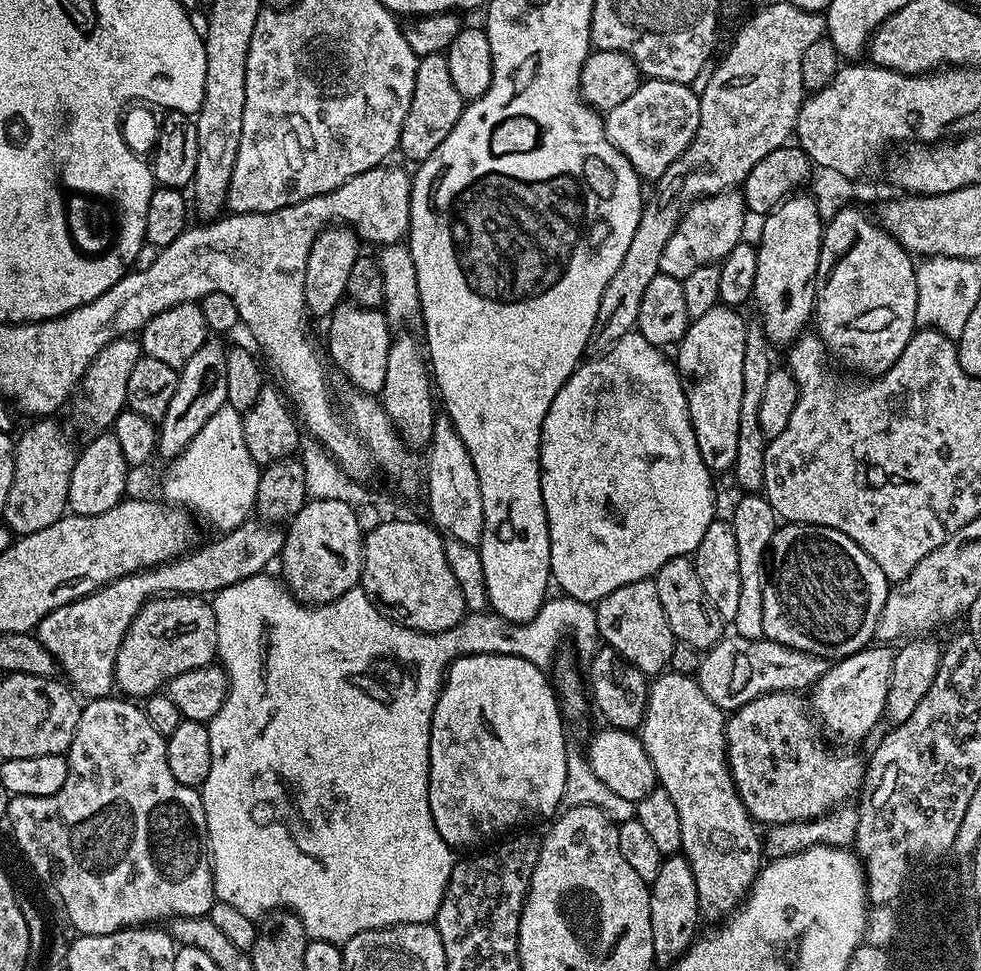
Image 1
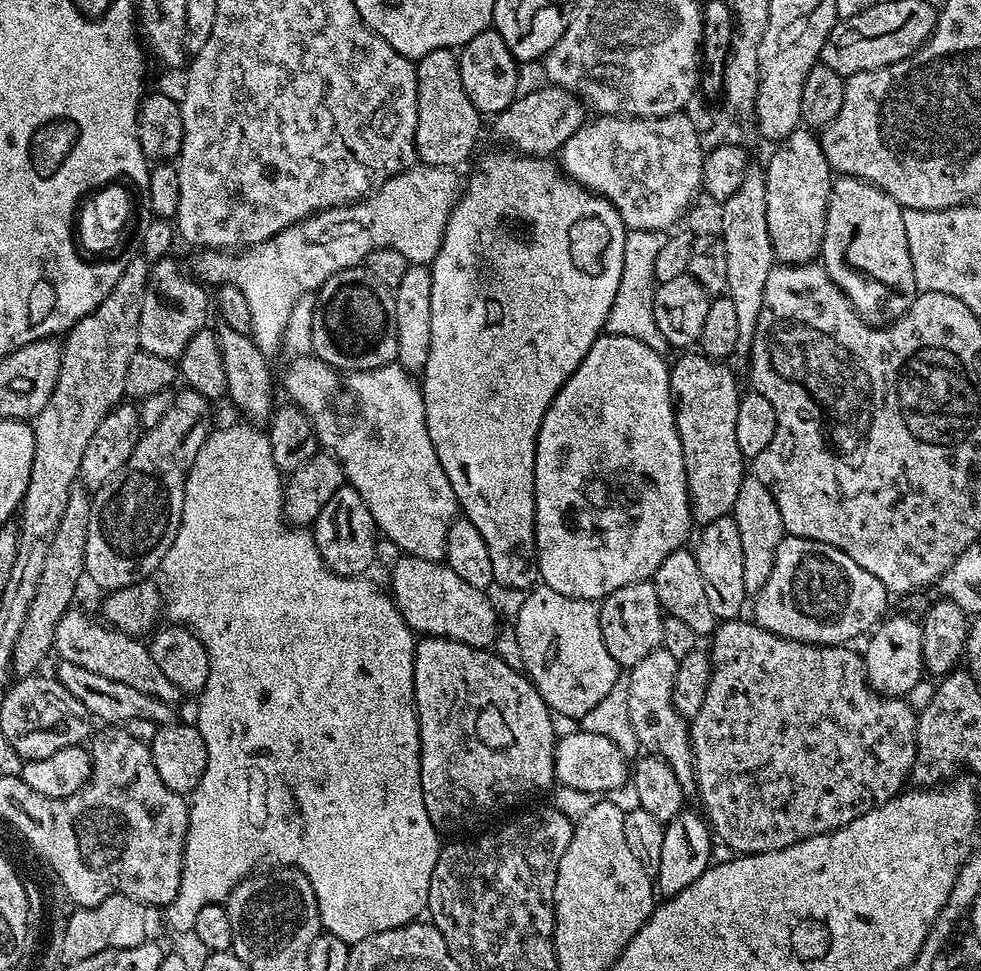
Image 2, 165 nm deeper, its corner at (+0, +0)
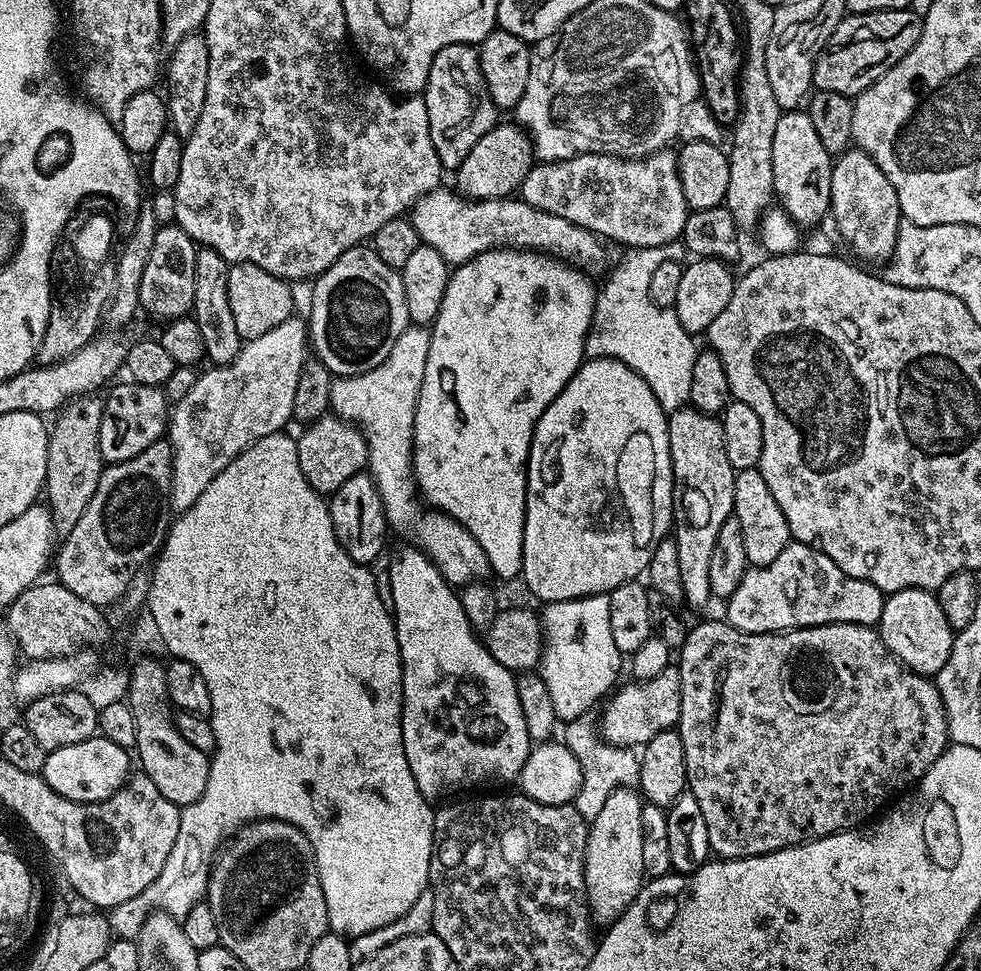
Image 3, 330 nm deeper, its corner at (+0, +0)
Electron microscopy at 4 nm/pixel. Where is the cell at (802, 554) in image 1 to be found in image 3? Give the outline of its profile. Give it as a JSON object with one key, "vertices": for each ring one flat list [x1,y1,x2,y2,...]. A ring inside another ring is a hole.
{"vertices":[[789,542,786,550,761,568,749,567,748,573,738,582,738,590,727,600,726,619,740,632,787,632,790,628,814,628,818,624,879,625,882,606,886,599,870,582,850,578,833,560,805,544]]}

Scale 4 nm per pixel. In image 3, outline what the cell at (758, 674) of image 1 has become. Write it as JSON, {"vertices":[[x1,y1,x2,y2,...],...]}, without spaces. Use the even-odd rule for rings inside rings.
{"vertices":[[669,666,654,678,628,682,625,688,617,687,607,697,603,708,604,713,598,717,598,731,606,743,629,749,648,744,654,734,675,729,680,723,682,682,679,667]]}

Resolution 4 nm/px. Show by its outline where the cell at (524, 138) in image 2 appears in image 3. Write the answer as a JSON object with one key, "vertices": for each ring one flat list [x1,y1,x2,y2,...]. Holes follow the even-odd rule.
{"vertices":[[515,122,497,123,478,142,474,150,462,158,462,166,455,169,455,187,461,196,469,200,499,200,508,198,519,189,523,180,534,165,532,138,521,125]]}

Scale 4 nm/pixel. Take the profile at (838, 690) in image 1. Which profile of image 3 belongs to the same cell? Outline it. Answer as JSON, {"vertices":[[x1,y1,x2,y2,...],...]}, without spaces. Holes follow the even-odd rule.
{"vertices":[[907,588,891,593,882,606,878,631,890,654,919,676,935,678,938,670,946,666,946,658,950,658,954,630,946,622,946,614,942,614,935,591]]}

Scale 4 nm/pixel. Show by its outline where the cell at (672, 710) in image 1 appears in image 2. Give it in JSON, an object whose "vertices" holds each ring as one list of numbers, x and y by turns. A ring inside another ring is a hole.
{"vertices":[[658,647,629,671,629,714,639,747,645,753,663,758,678,774,678,782,688,790,693,787,696,769,692,766,692,733,685,717,678,714,672,701,674,678,678,678,680,662,664,647]]}

